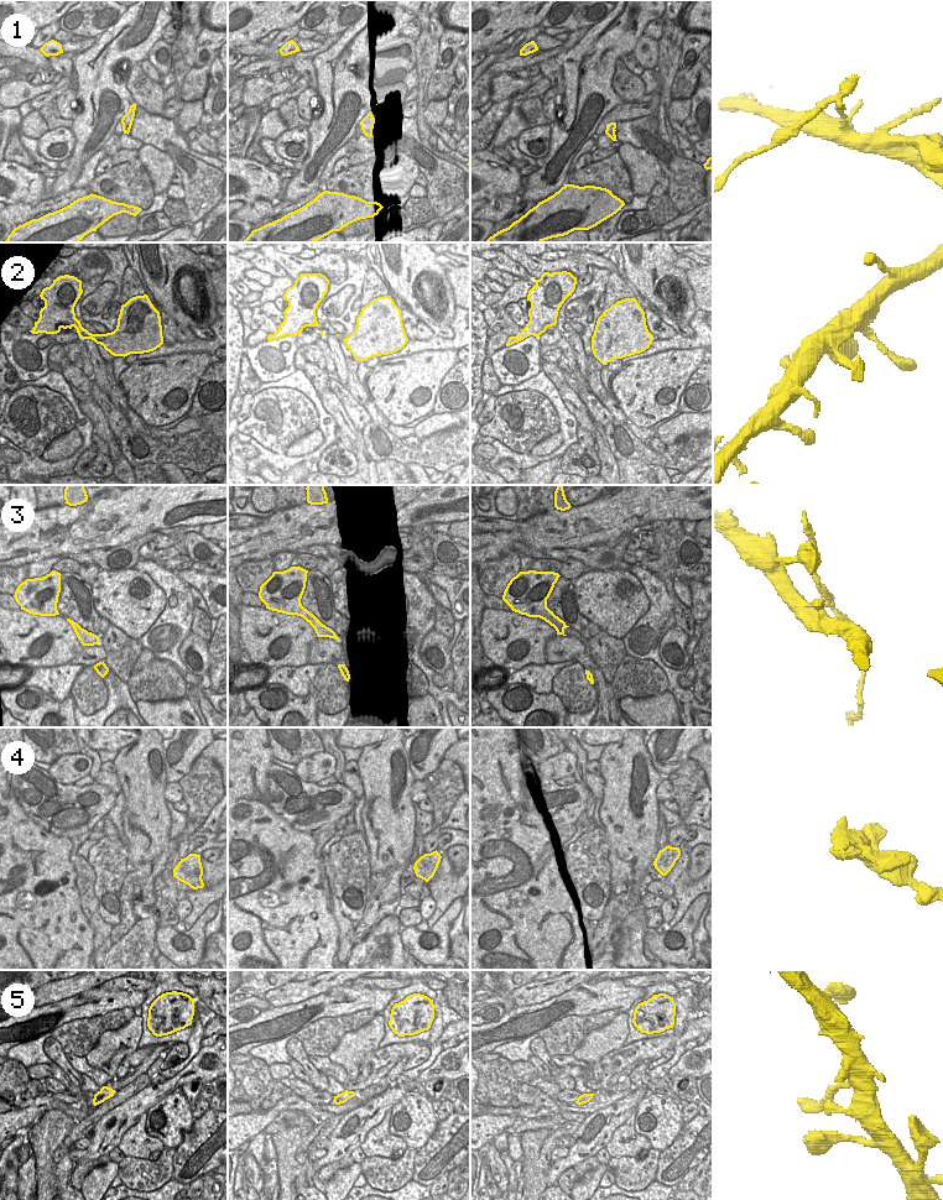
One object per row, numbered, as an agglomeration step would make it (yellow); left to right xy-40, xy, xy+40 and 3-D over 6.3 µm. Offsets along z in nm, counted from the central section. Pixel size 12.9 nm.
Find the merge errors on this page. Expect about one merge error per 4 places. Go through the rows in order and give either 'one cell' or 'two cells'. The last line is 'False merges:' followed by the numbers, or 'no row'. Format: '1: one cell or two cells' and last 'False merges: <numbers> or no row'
1: two cells
2: one cell
3: two cells
4: one cell
5: one cell
False merges: 1, 3

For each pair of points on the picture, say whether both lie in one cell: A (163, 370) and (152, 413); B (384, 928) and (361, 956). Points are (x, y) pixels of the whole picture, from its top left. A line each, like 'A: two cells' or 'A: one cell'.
A: one cell
B: one cell

